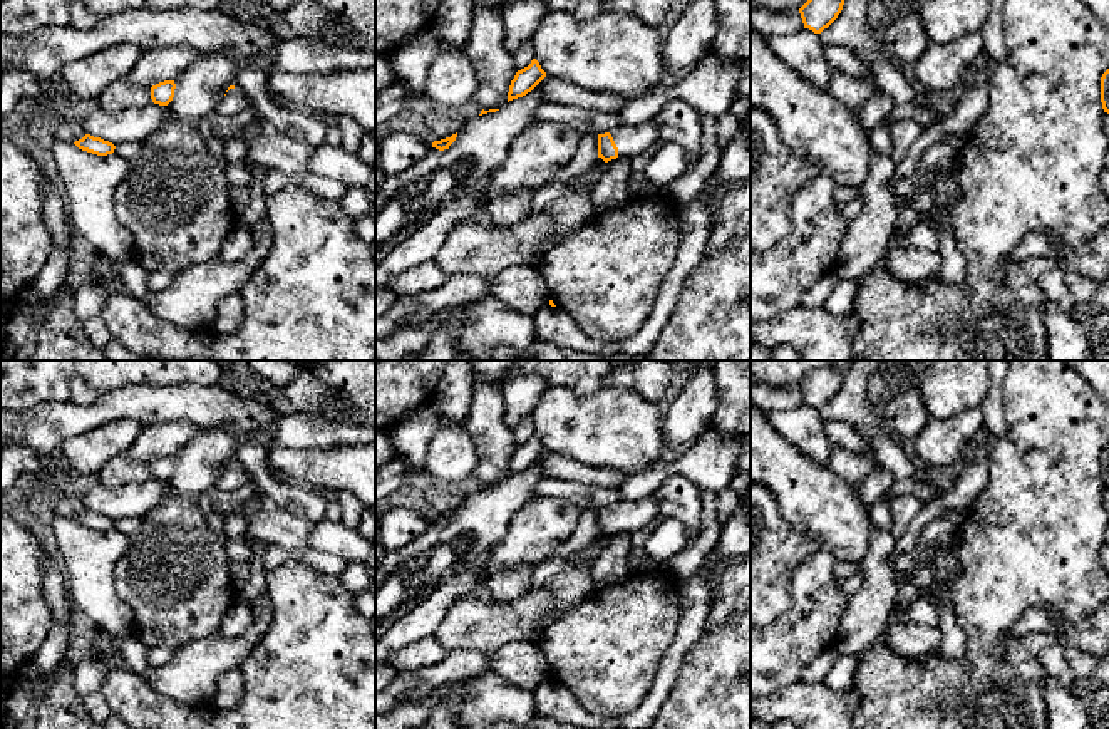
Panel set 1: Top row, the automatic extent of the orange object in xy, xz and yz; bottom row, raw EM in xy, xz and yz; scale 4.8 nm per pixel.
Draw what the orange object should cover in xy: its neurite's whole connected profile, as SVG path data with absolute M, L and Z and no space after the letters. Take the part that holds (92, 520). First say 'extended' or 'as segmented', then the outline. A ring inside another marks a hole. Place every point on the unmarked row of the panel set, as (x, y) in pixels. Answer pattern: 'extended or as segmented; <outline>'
as segmented; M85 509L82 514L74 518L79 525L97 530L97 531L107 531L112 530L116 521L109 516L104 516L101 513L94 513L90 509Z

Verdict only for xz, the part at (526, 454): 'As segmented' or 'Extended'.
As segmented

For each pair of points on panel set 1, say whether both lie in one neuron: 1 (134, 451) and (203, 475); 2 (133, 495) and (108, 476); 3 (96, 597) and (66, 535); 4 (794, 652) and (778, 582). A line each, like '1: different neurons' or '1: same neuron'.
1: different neurons
2: different neurons
3: same neuron
4: different neurons

